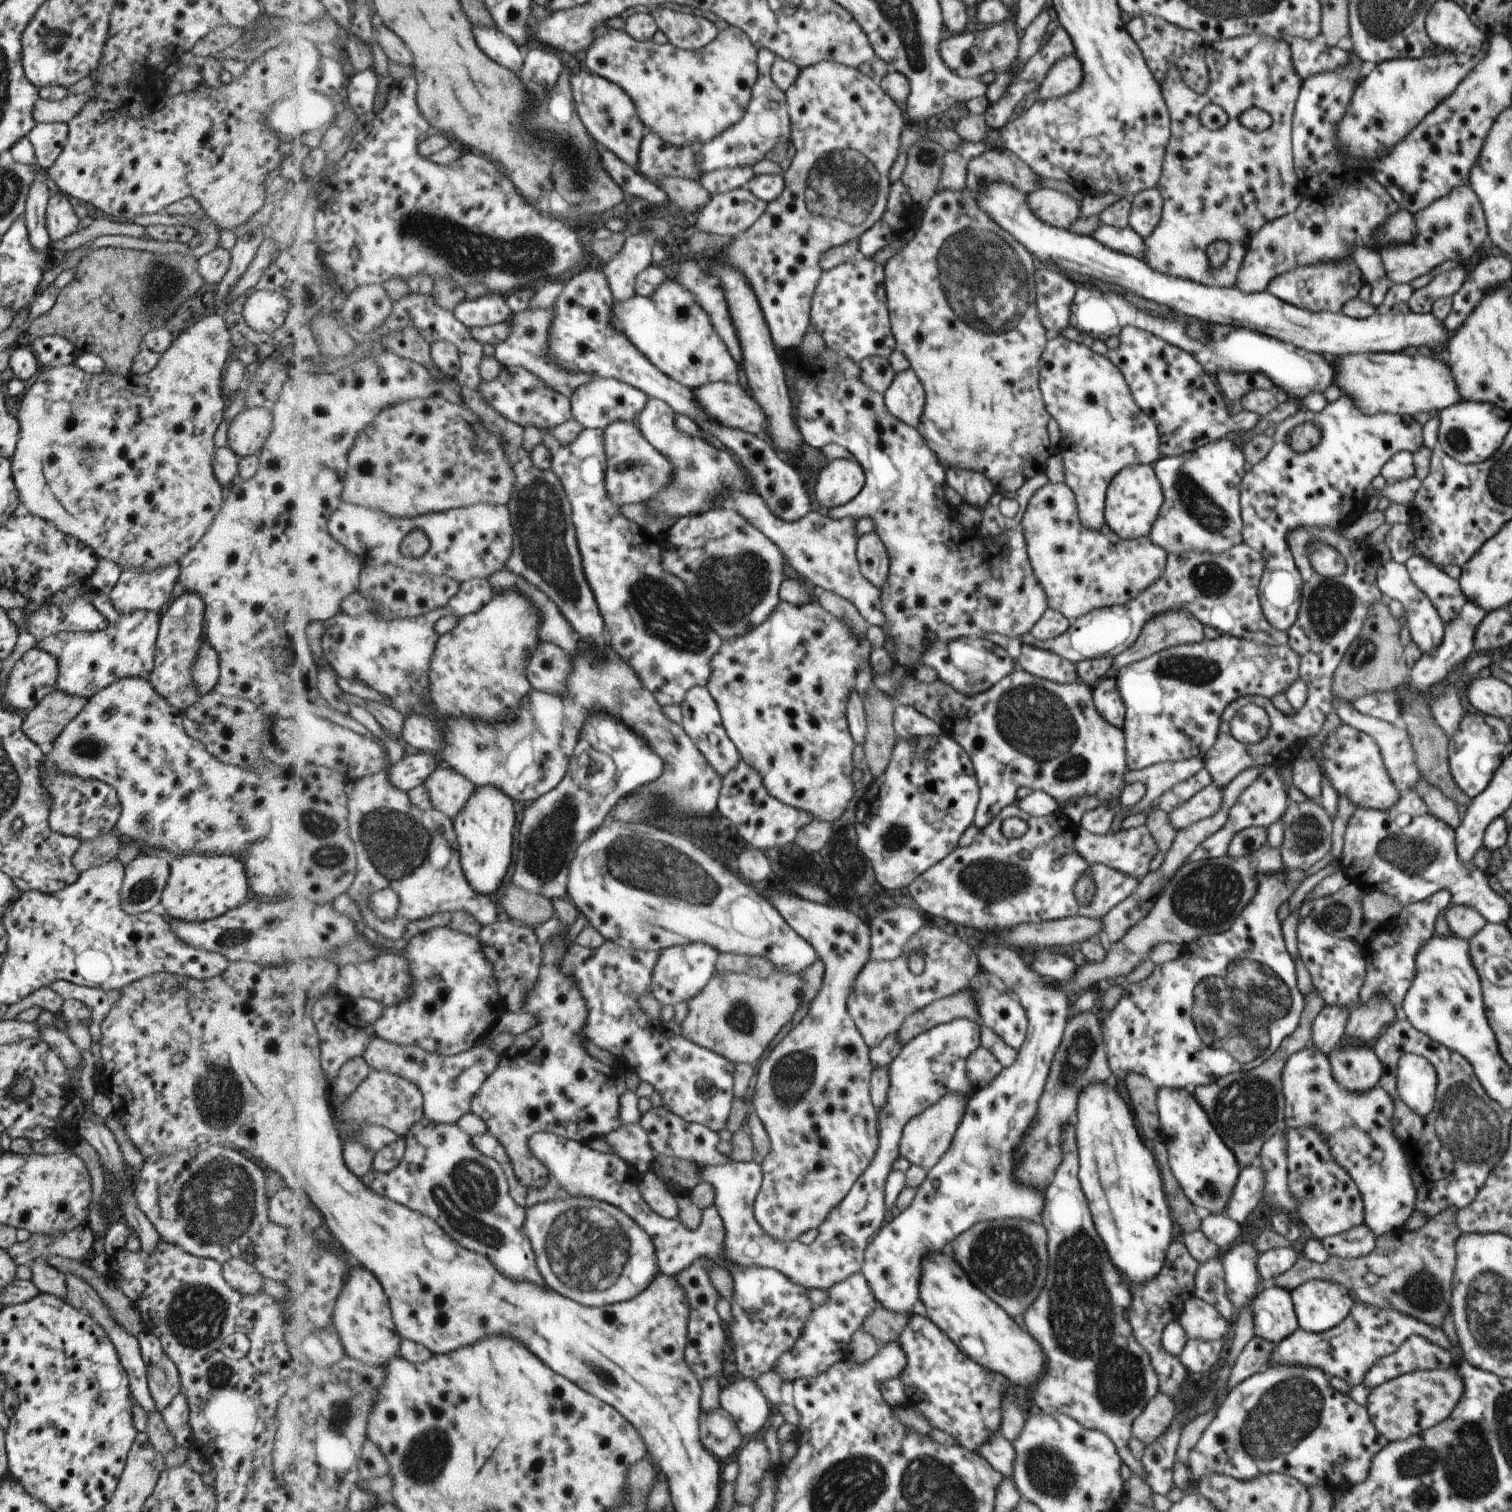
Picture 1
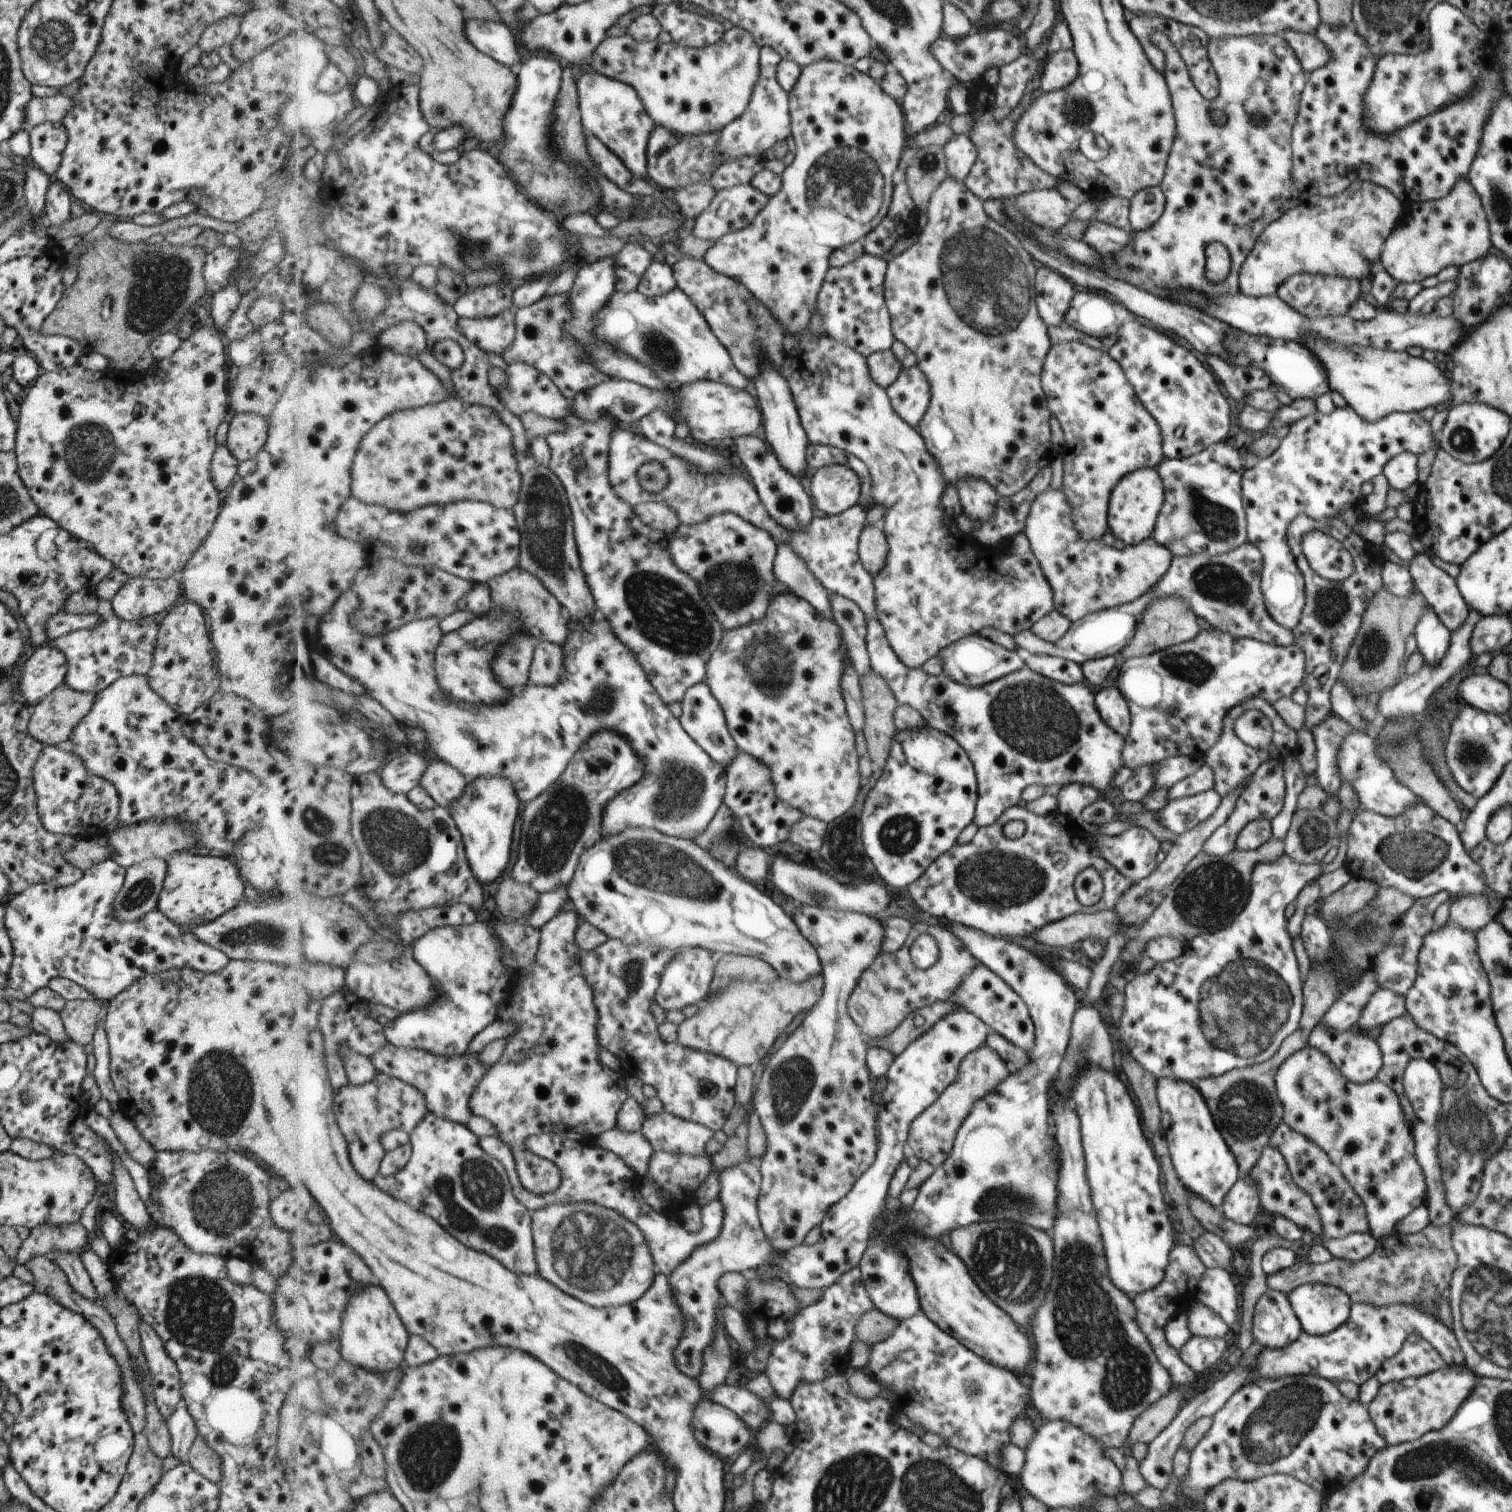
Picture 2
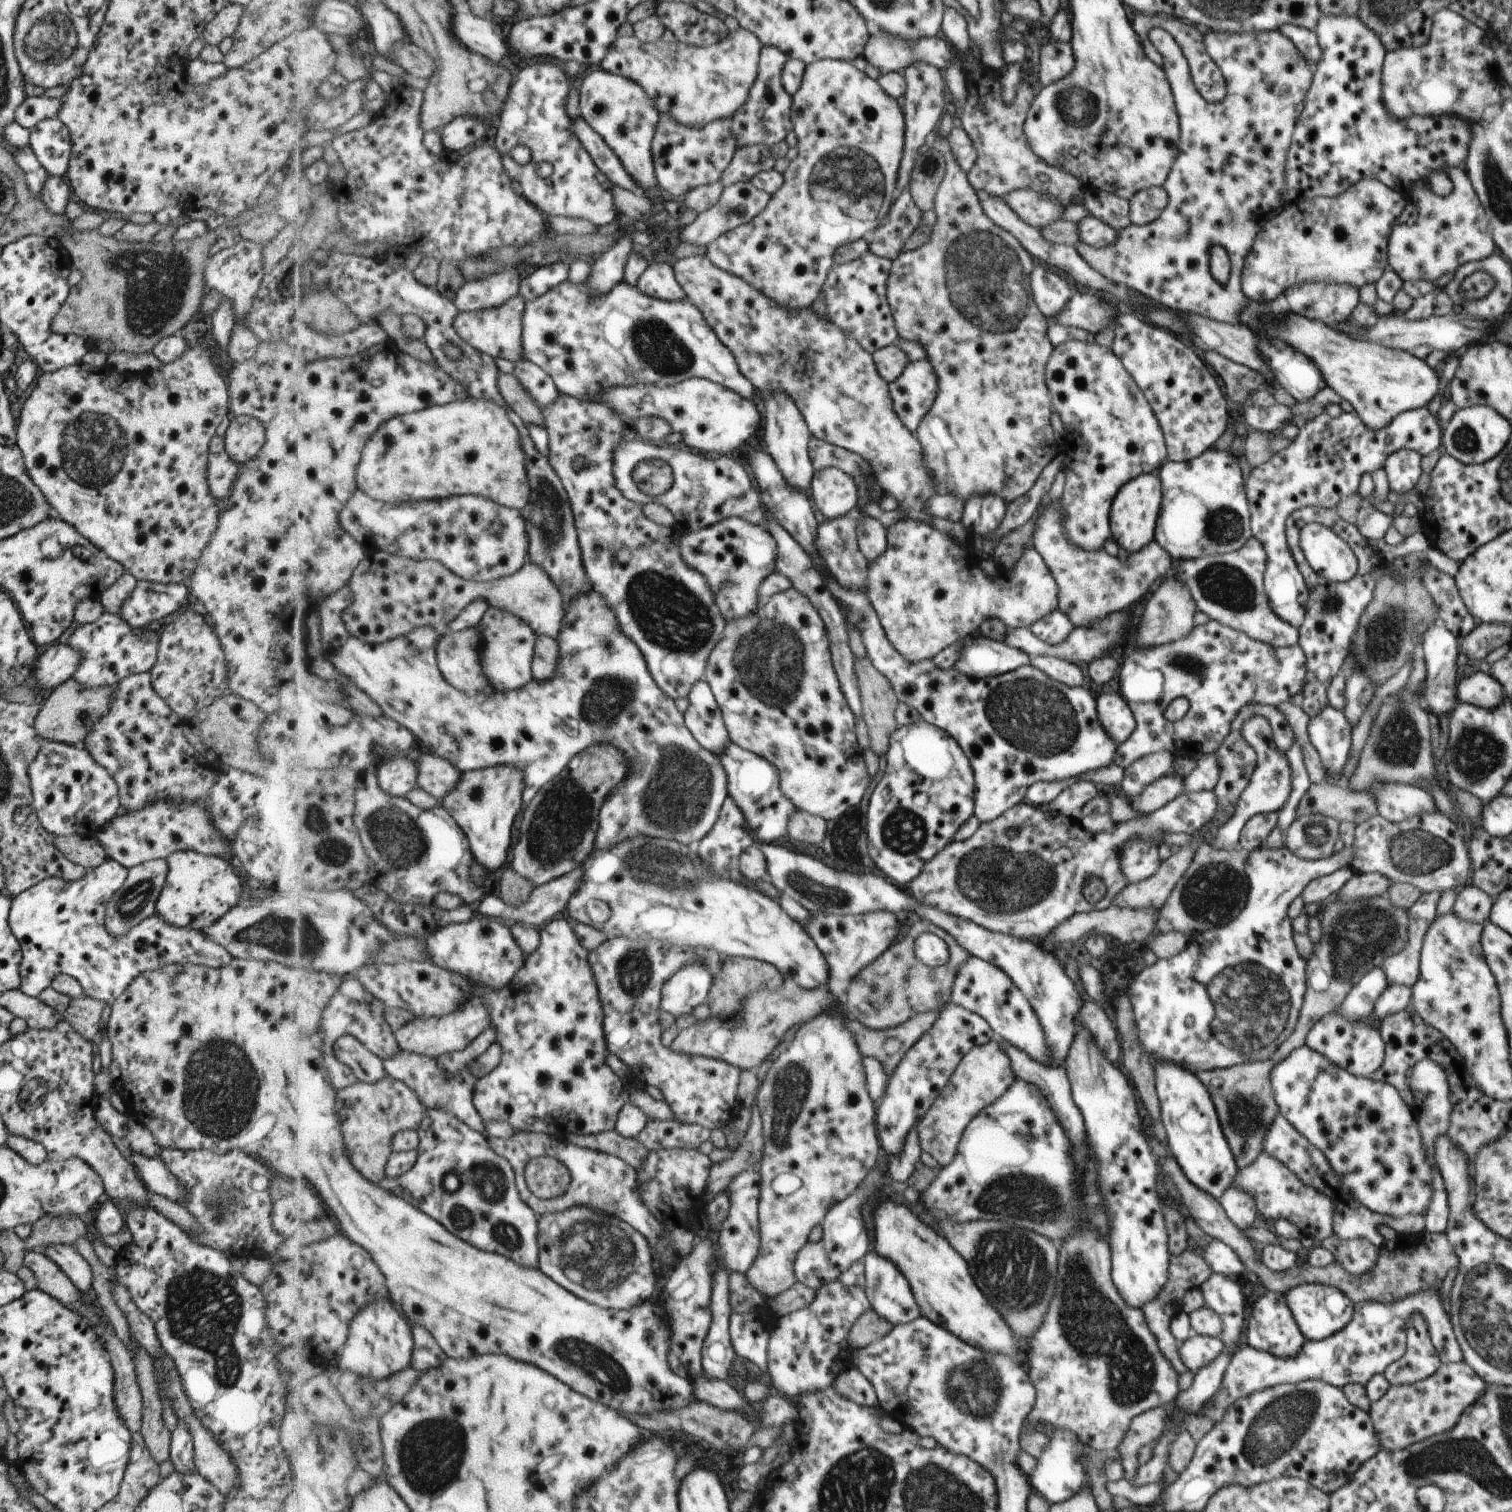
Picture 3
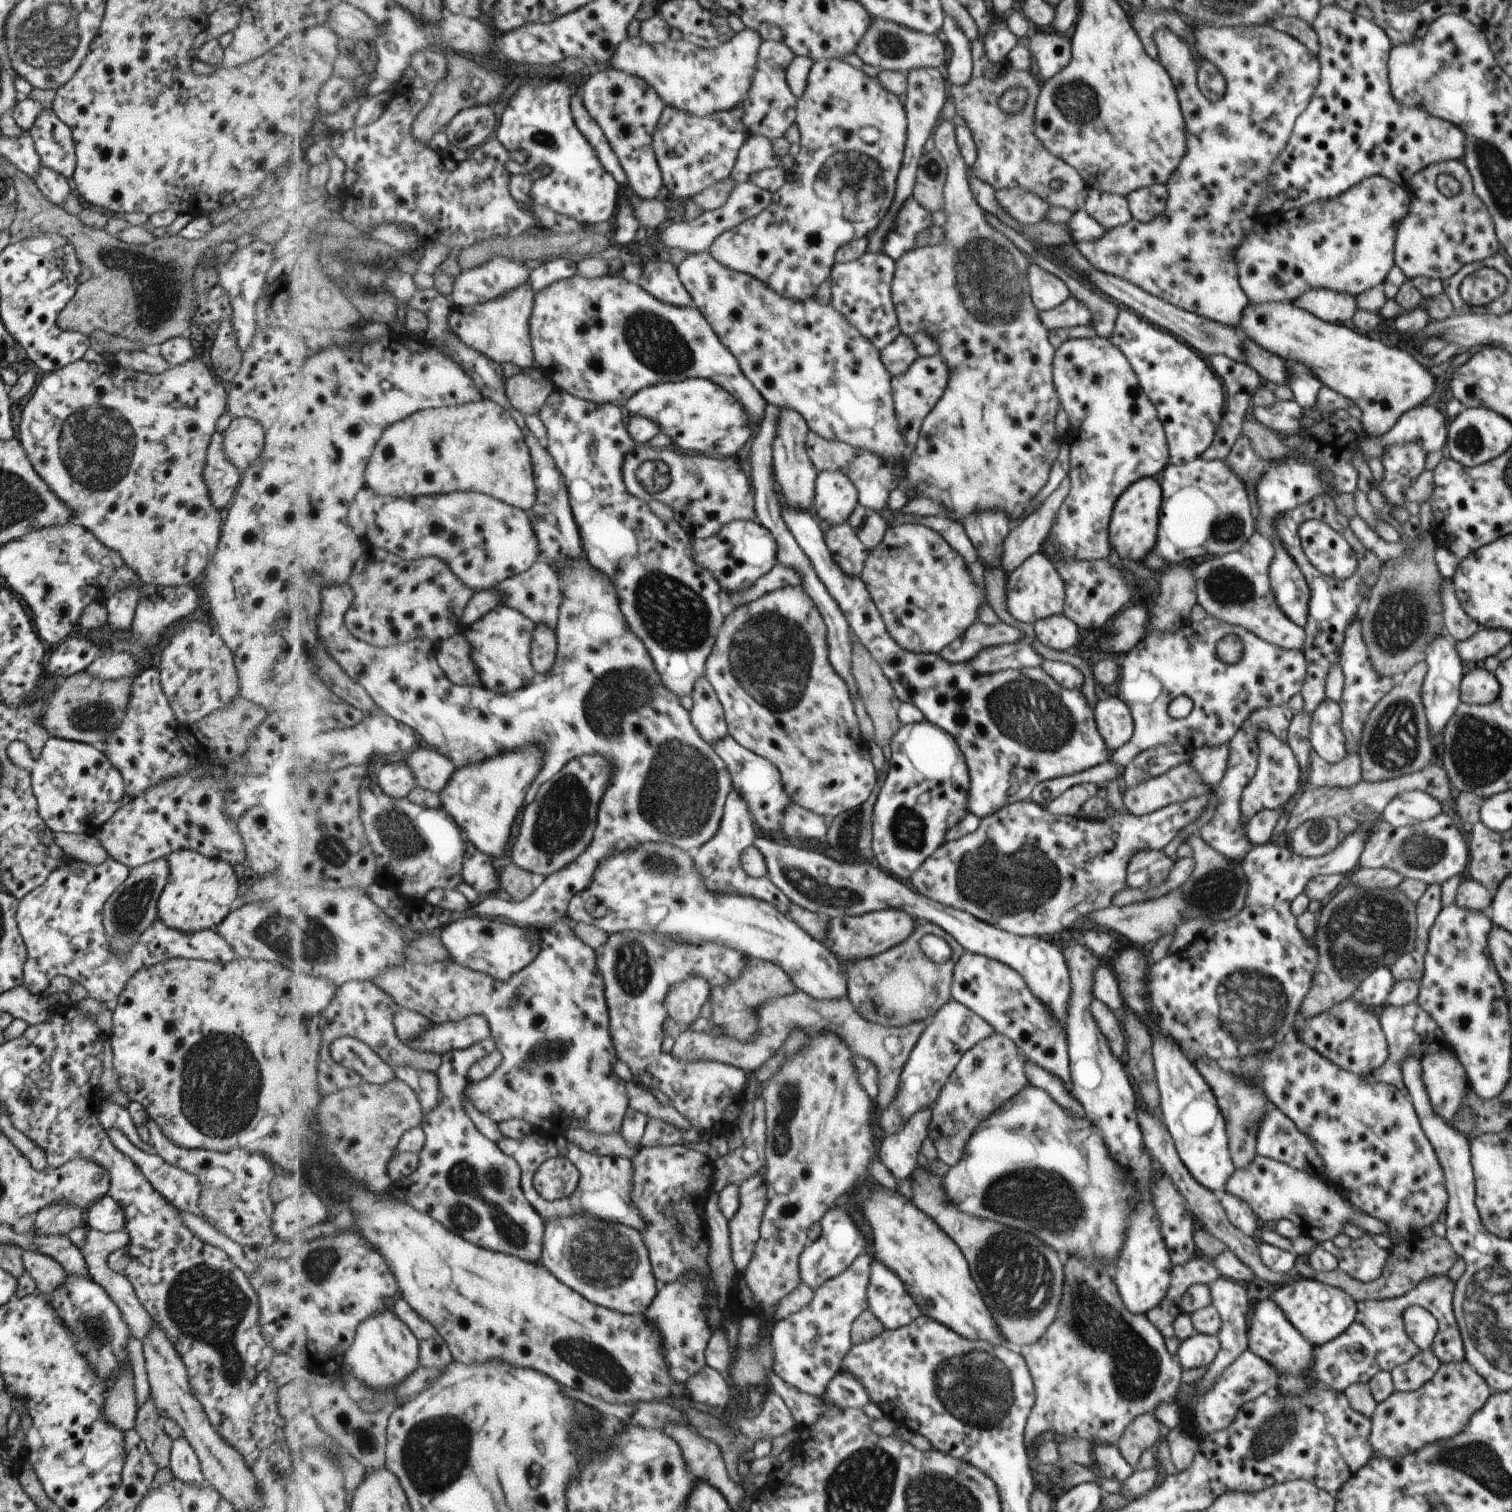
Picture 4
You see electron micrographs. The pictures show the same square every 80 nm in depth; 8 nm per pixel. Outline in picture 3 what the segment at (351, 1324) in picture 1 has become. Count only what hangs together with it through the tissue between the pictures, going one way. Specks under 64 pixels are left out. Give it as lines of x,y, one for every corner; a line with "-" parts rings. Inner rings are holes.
391,1300
370,1303
353,1319
347,1344
336,1356
339,1370
351,1371
375,1381
384,1381
412,1366
416,1348
414,1332
408,1320

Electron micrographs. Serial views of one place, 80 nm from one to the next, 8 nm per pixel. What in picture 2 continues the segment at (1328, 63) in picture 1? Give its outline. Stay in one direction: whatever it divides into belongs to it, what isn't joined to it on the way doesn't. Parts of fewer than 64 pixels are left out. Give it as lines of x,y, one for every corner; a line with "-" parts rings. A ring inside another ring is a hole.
1285,29
1281,36
1293,48
1293,52
1296,53
1306,74
1327,62
1329,58
1328,50
1313,33
1307,34

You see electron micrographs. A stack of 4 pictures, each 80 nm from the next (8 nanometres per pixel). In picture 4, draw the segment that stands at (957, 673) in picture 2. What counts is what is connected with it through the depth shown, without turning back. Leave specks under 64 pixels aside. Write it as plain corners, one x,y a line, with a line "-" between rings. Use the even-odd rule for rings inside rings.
1027,640
1000,644
975,655
967,665
978,673
992,673
1005,669
1033,669
1041,667
1042,657

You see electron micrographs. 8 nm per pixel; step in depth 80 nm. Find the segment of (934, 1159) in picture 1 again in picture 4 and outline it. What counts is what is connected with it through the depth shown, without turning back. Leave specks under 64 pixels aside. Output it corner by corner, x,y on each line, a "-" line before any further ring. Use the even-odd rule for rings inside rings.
997,1032
979,1040
961,1056
956,1070
933,1105
933,1116
929,1125
929,1137
934,1140
938,1158
942,1162
950,1167
955,1166
974,1129
1006,1101
1025,1087
1031,1086
1025,1074
1026,1060
1017,1044

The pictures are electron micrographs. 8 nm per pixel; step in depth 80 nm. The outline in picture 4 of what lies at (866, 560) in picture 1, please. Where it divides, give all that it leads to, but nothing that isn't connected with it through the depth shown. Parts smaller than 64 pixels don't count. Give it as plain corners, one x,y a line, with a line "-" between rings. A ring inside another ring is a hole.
861,504
857,505
849,522
851,522
851,526
855,528
861,542
869,551
882,544
886,532
891,527
883,519
883,516
879,514
879,511
867,508

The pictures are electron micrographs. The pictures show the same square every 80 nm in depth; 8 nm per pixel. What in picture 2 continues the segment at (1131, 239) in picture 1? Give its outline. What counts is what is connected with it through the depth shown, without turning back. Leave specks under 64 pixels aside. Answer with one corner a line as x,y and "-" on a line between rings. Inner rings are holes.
1095,218
1087,221
1085,230
1080,238
1088,247
1101,255
1111,254
1128,247
1134,232
1105,224

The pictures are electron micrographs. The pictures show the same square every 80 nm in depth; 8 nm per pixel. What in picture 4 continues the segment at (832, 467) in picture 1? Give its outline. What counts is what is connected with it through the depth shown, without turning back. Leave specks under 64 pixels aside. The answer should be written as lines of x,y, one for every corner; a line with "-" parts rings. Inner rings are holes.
841,471
820,472
816,480
813,512
829,525
842,525
851,520
859,504
859,492
850,476

